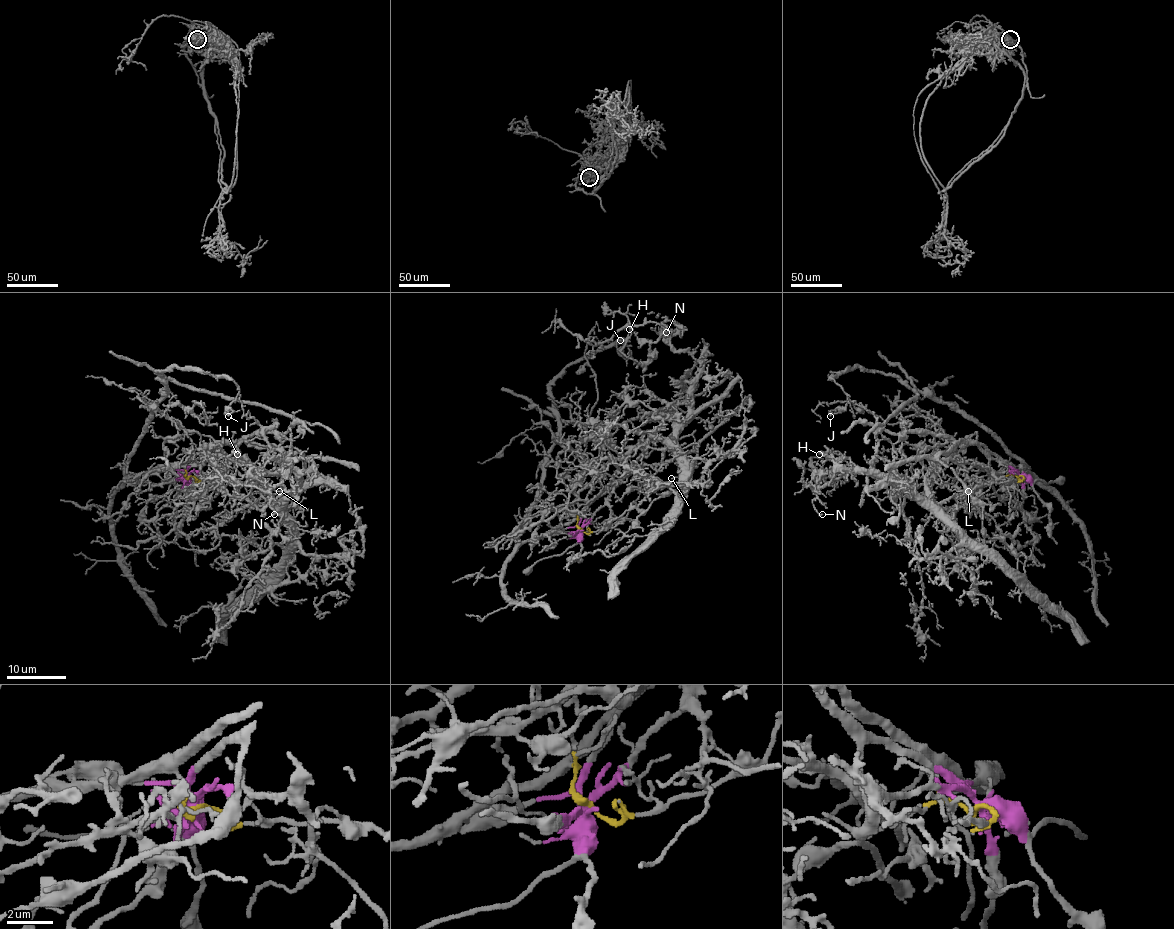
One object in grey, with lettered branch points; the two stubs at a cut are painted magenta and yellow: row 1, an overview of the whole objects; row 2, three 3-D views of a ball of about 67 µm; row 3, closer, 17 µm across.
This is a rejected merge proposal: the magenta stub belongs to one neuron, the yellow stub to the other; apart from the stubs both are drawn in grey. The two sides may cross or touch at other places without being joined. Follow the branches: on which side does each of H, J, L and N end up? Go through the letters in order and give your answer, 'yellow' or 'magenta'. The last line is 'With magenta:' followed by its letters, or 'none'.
H: magenta
J: yellow
L: magenta
N: magenta
With magenta: H, L, N

